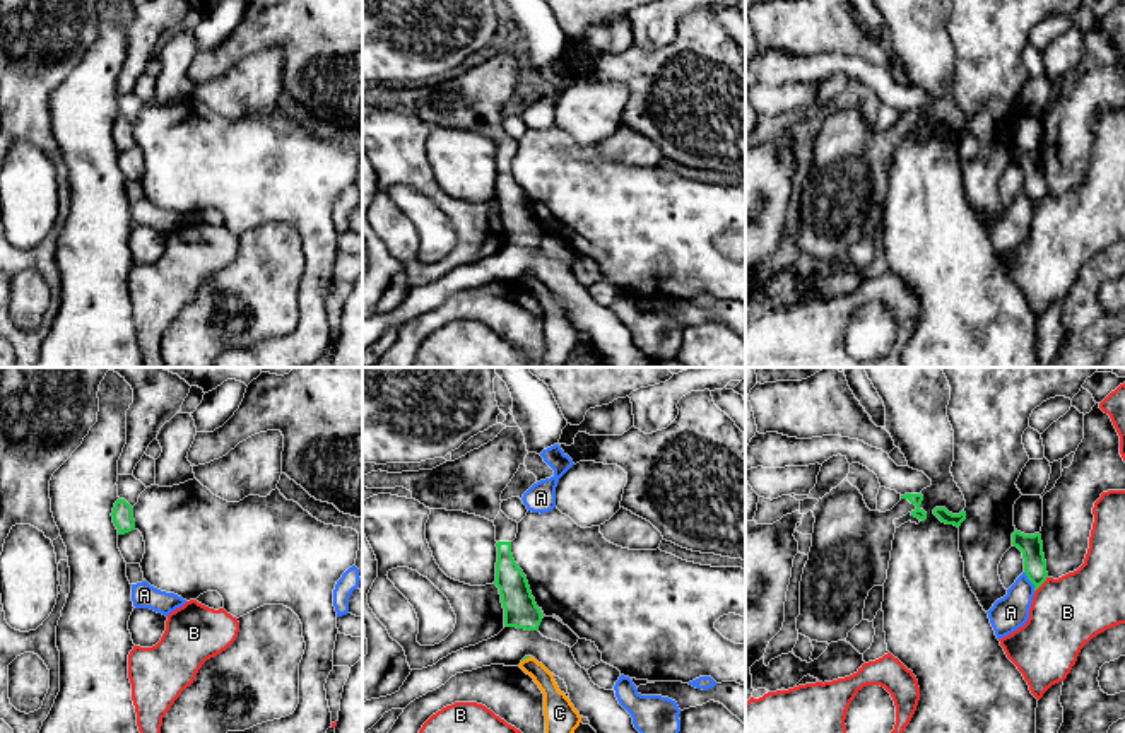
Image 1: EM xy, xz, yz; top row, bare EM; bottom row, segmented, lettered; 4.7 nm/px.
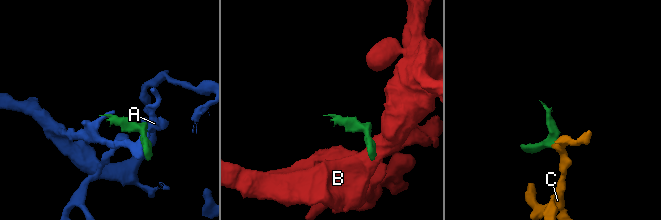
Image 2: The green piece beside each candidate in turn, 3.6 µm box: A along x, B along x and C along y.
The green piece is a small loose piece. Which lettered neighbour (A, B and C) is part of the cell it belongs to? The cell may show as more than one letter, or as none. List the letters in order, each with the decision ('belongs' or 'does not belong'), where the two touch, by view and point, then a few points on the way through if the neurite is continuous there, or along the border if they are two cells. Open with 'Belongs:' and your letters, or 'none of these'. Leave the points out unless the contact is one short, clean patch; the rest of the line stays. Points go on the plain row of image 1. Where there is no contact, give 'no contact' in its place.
Belongs: none of these
A: does not belong; meets green in yz at (1030, 197); border along yz (1024, 188), (1035, 207)
B: does not belong; meets green in yz at (1042, 200); border along yz (1047, 193), (1035, 209)
C: does not belong; meets green in xz at (525, 275); border along xz (530, 274), (522, 279)

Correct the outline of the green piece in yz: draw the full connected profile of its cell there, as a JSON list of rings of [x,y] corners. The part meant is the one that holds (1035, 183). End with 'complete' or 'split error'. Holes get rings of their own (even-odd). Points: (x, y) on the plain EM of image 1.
[[[1016,147],[1012,150],[1012,162],[1022,169],[1024,190],[1036,208],[1048,195],[1041,152],[1024,152]]] | complete

